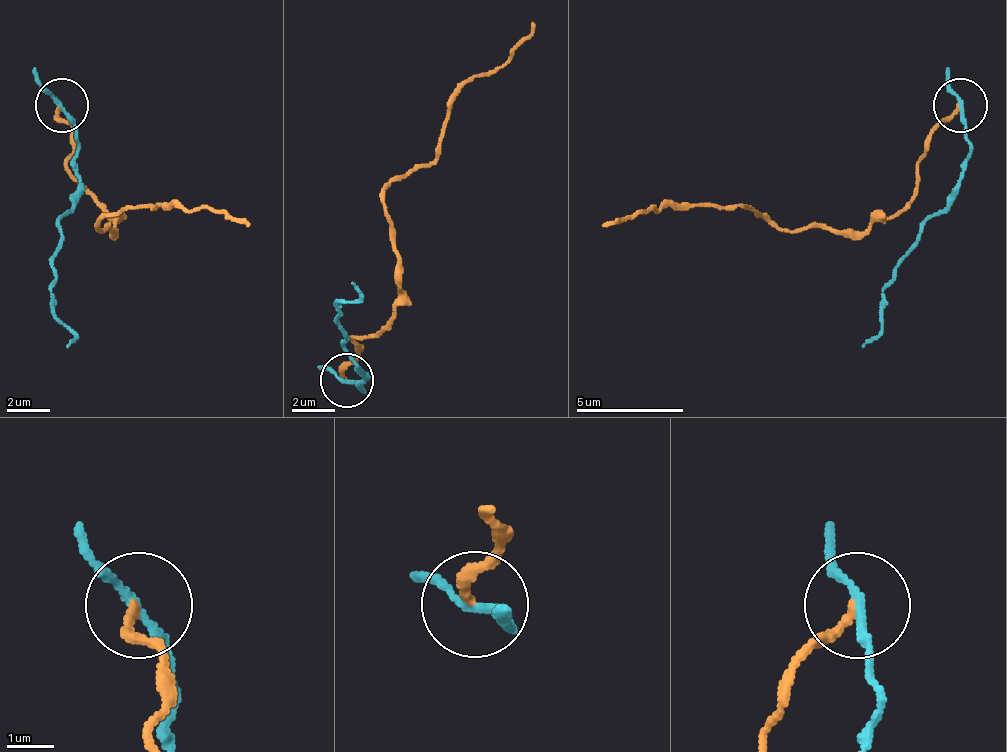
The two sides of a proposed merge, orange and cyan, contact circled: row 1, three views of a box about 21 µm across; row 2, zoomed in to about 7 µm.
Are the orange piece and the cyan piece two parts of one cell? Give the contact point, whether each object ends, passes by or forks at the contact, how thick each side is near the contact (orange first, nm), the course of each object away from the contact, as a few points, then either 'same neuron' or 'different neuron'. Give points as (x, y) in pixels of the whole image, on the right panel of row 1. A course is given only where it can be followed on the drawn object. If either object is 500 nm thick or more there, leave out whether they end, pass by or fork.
(960, 105) | orange ends | cyan passes by | 220/160 nm | orange via (961, 104), (929, 136), (918, 190), (891, 217), (859, 233), (773, 222), (735, 206), (649, 206), (600, 228) | cyan via (961, 104), (972, 158), (956, 195), (929, 217), (897, 265), (875, 336), (864, 346) | different neuron

